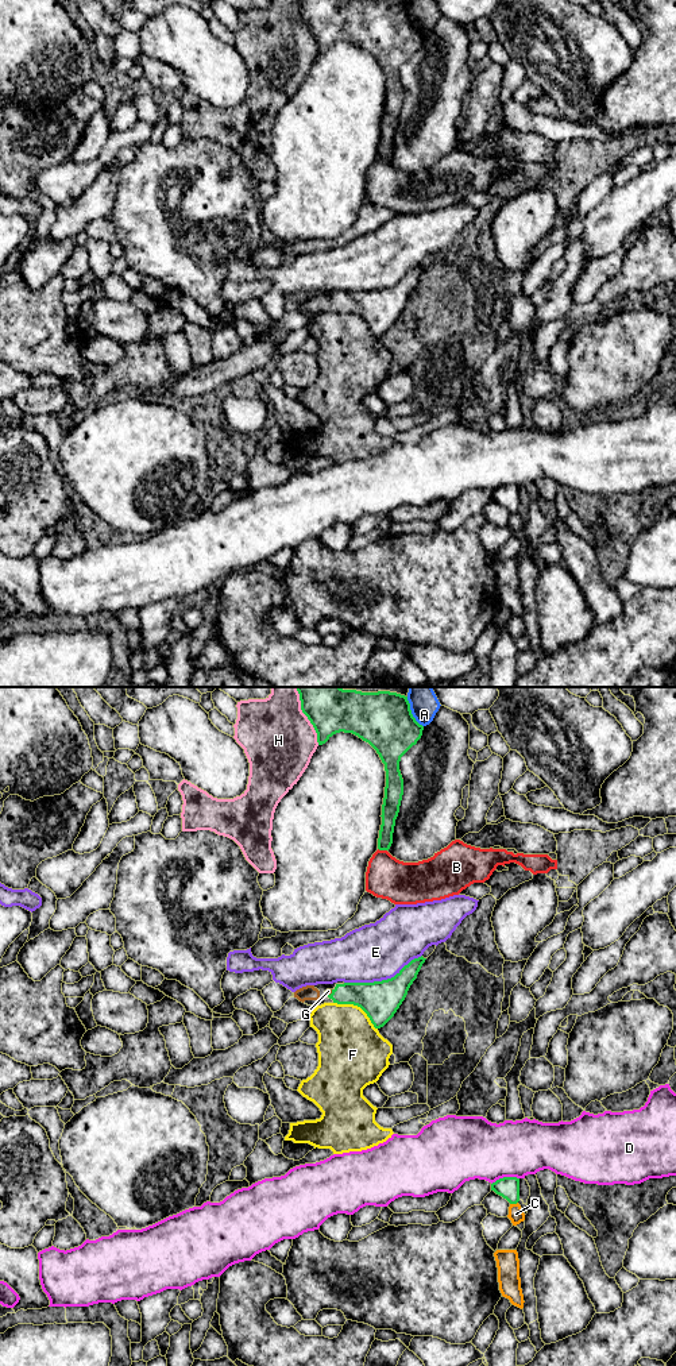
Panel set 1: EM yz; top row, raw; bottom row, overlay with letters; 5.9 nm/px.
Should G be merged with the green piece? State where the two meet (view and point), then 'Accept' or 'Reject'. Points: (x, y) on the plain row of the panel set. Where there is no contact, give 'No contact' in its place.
Touches green at yz (332, 301). Accept

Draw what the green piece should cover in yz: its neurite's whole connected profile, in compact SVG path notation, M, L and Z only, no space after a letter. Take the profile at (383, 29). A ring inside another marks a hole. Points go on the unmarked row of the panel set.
M298 0L298 3L301 19L317 42L318 54L344 40L368 51L379 63L385 73L386 96L378 158L389 159L403 104L399 70L417 53L424 39L412 23L407 5L390 0Z

